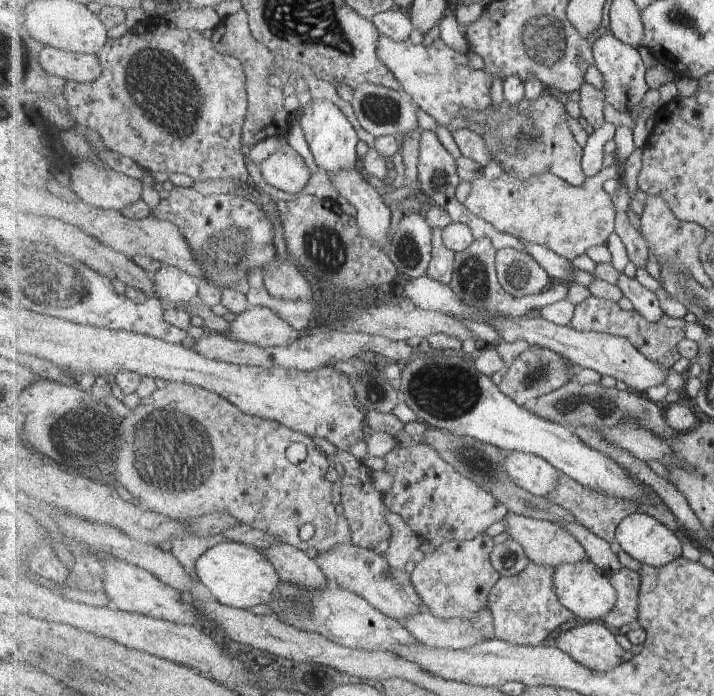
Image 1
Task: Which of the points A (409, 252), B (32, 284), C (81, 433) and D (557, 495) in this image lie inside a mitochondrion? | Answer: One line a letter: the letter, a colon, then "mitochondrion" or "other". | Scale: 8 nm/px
A: mitochondrion
B: mitochondrion
C: mitochondrion
D: other

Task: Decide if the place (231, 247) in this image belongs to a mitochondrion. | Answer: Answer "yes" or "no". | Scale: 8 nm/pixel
yes

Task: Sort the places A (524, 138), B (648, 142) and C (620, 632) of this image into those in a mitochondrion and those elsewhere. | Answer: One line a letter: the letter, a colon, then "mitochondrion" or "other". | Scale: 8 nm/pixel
A: mitochondrion
B: other
C: other

